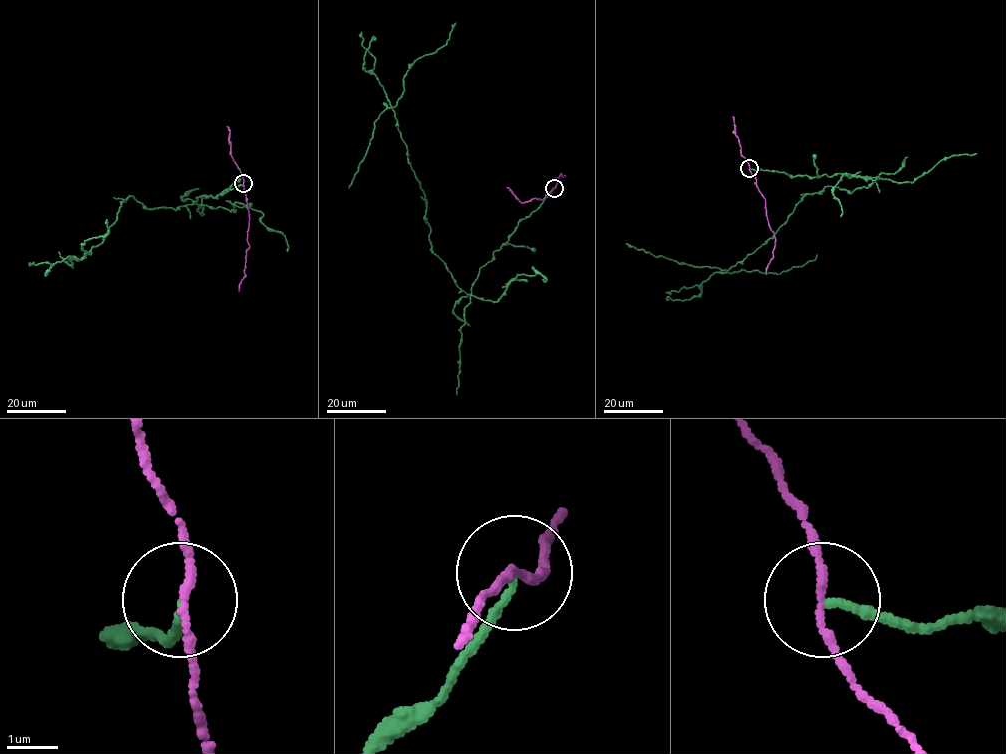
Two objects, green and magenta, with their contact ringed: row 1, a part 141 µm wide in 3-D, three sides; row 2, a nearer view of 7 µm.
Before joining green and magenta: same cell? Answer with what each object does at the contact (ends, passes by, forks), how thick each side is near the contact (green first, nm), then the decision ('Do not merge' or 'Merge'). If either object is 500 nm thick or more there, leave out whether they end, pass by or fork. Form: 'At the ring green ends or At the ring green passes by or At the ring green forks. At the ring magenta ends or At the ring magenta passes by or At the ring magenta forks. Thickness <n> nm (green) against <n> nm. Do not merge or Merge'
At the ring green ends. At the ring magenta passes by. Thickness 140 nm (green) against 140 nm. Do not merge

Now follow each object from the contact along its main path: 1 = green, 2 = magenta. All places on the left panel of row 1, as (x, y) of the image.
1: (243, 183), (175, 210), (122, 199), (115, 221), (83, 258), (85, 240), (106, 236), (106, 219)
2: (243, 183), (249, 218), (249, 246), (246, 251), (245, 276), (238, 291)

